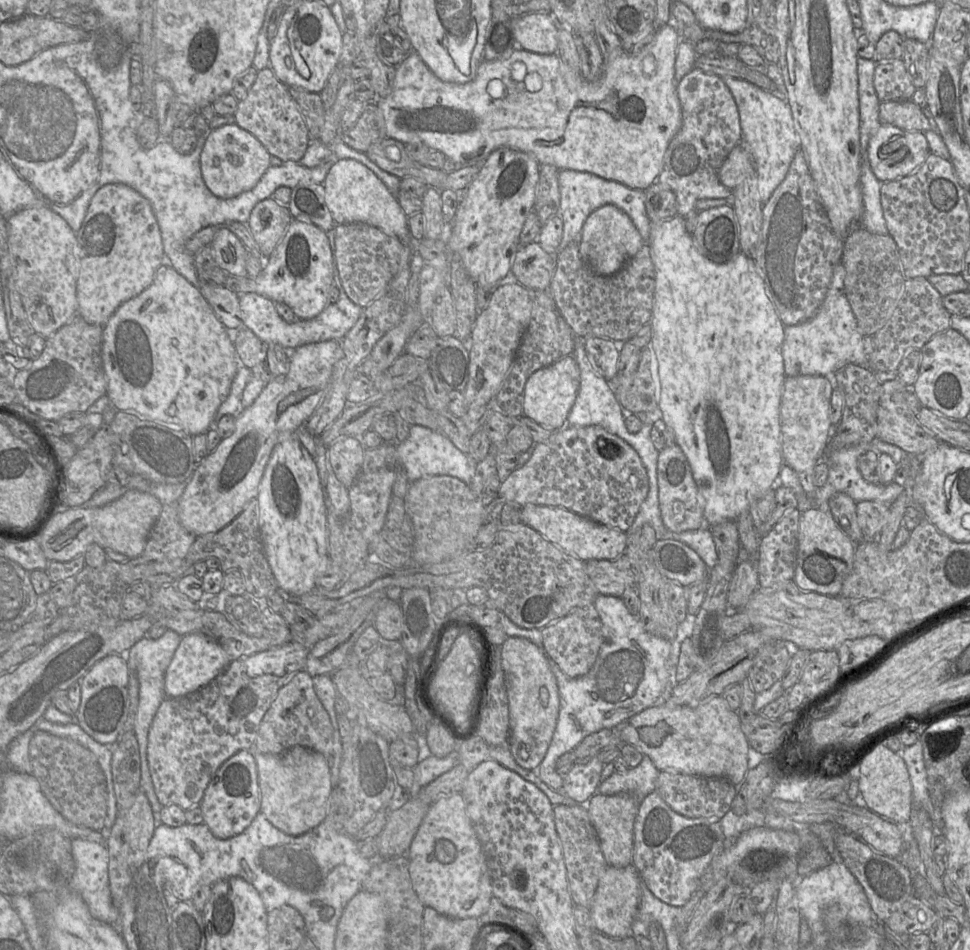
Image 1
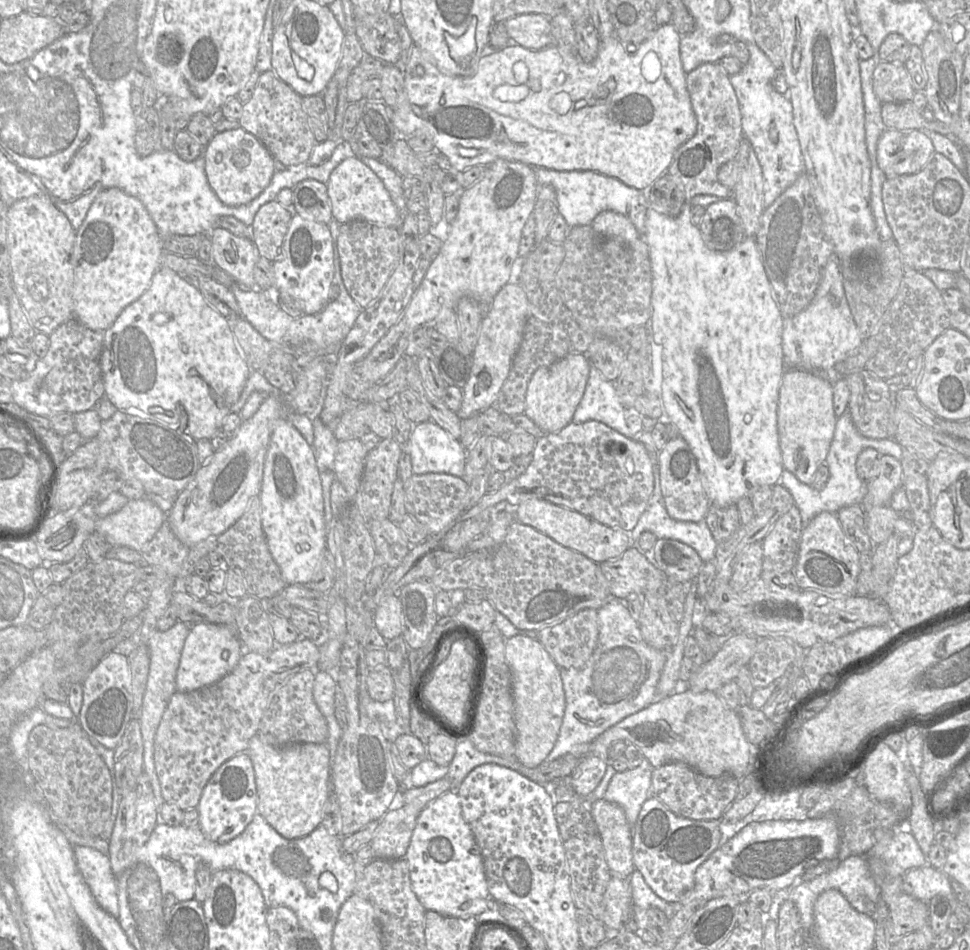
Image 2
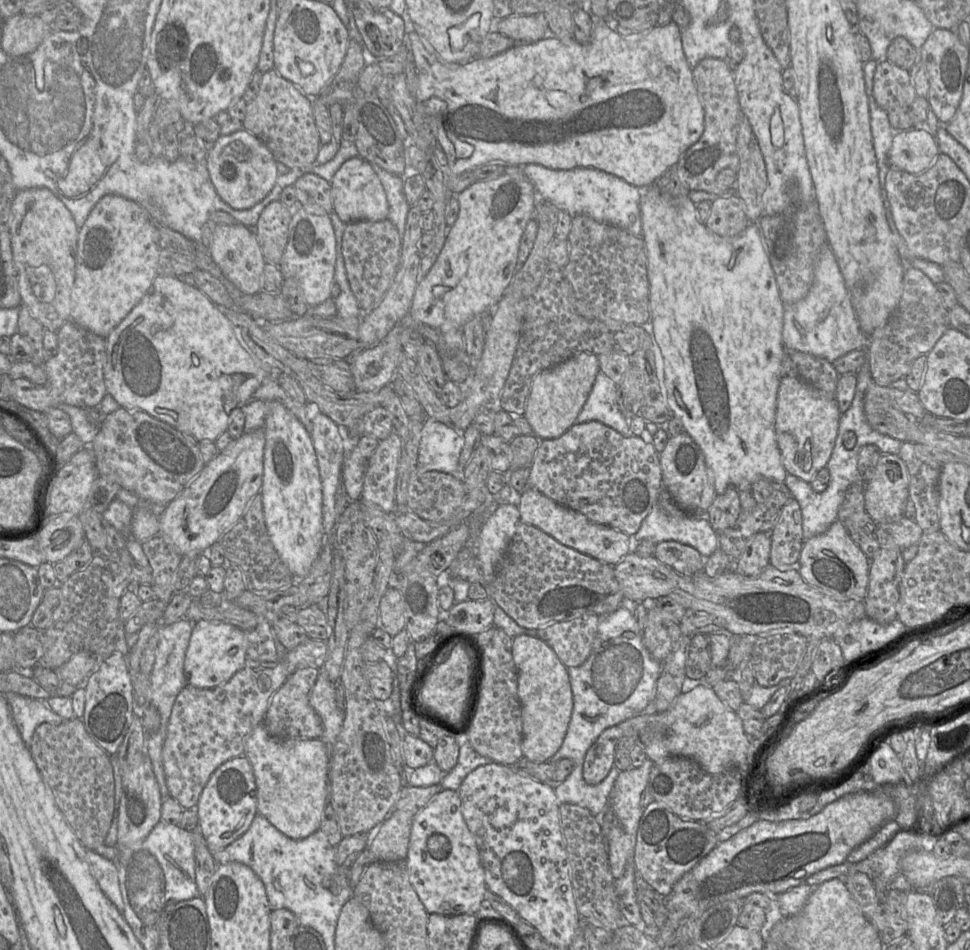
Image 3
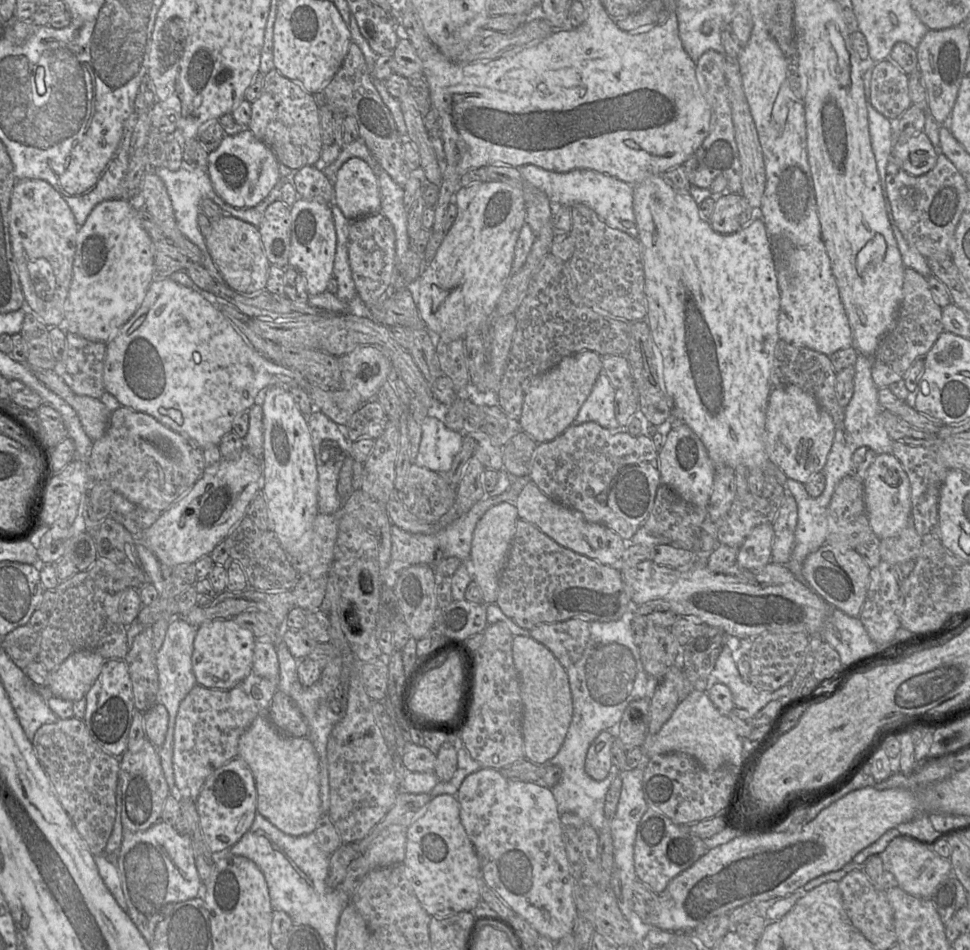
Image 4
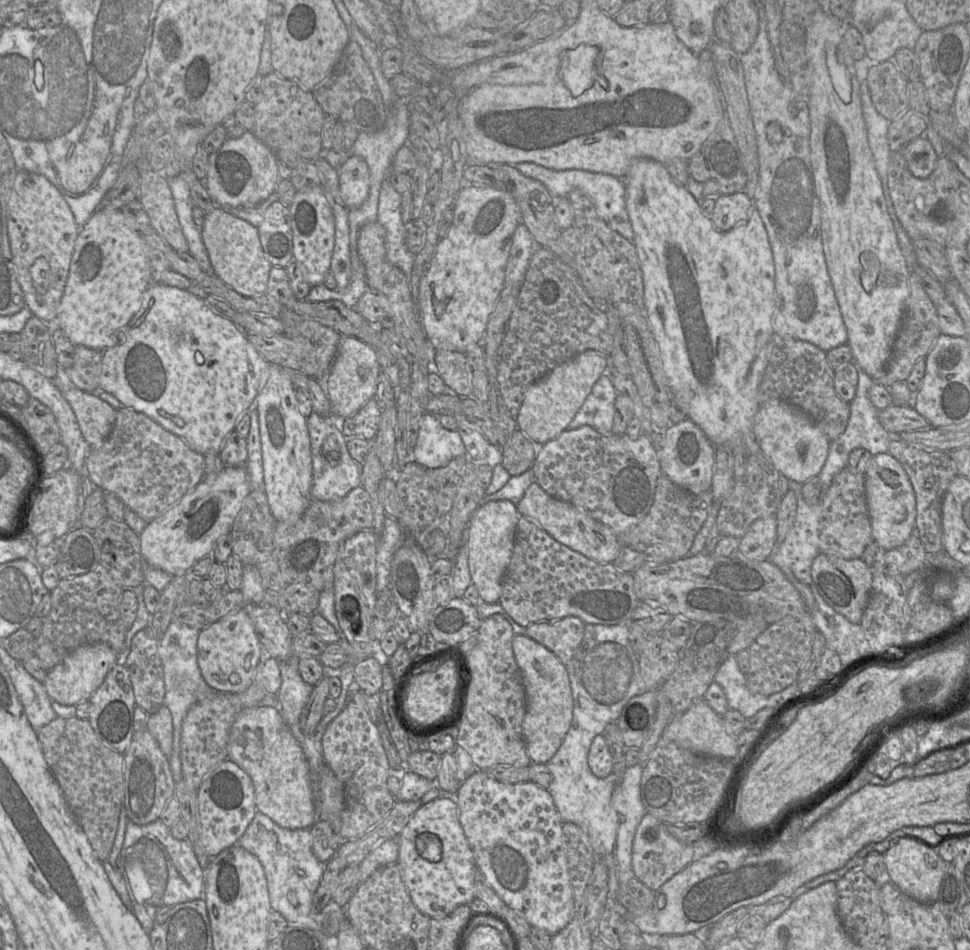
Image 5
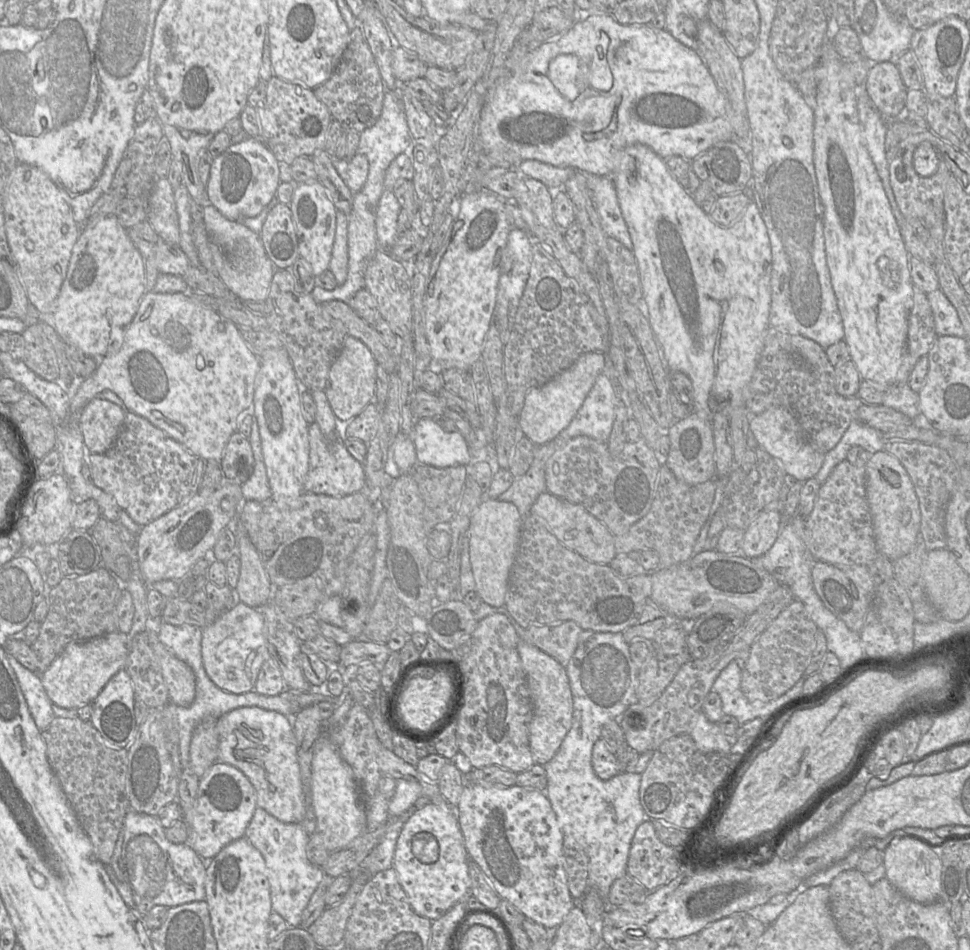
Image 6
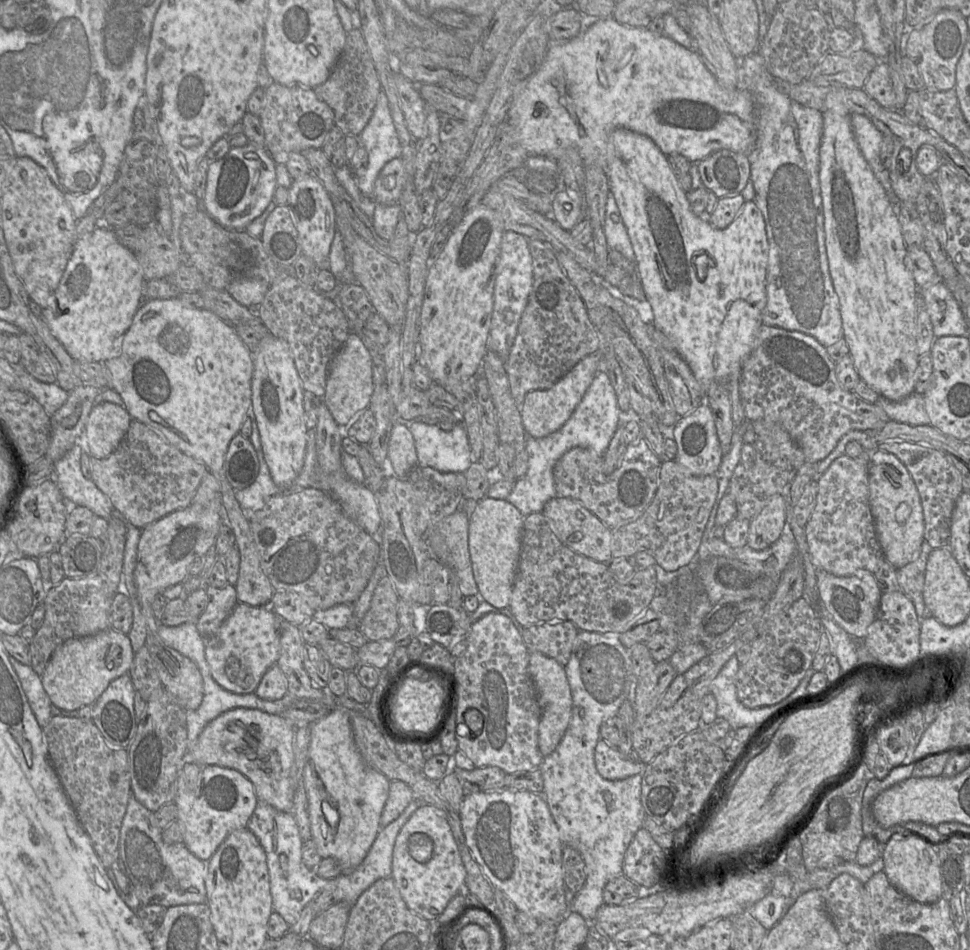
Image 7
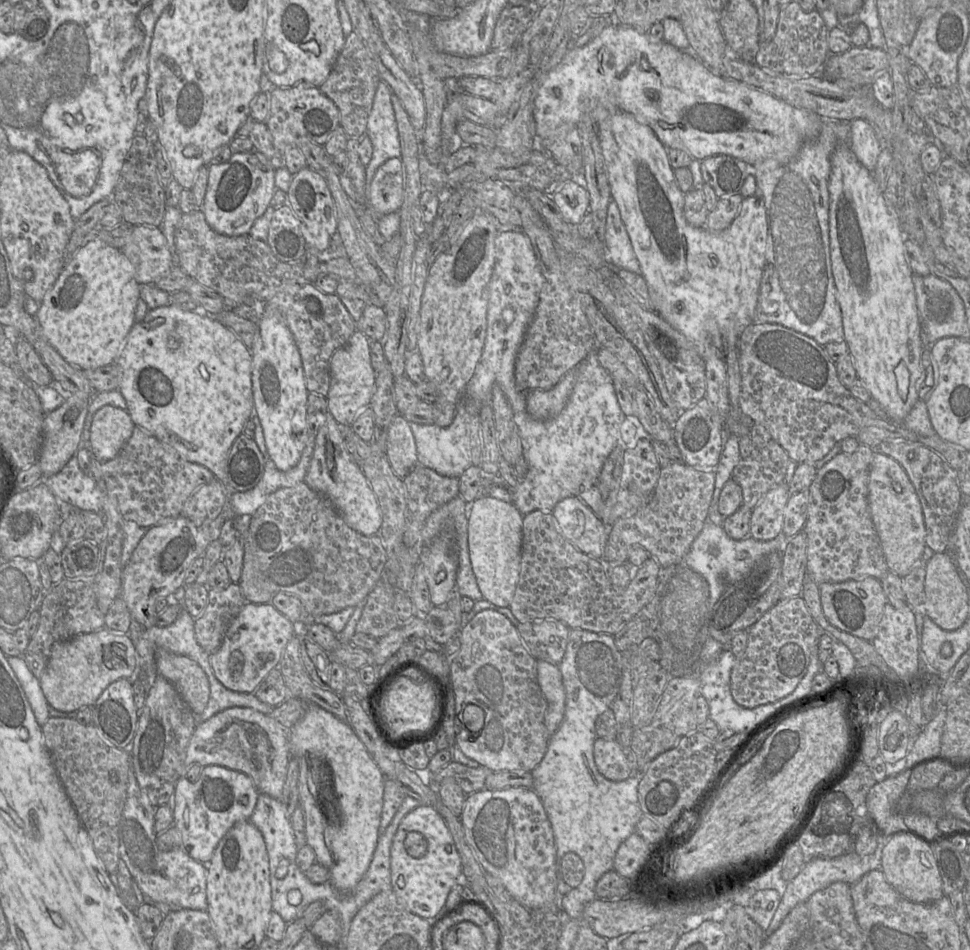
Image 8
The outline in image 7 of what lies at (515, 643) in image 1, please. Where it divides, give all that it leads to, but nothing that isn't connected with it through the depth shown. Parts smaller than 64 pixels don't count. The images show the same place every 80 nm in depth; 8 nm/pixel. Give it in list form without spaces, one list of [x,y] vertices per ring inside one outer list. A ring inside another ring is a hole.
[[[539,652],[529,654],[528,672],[533,681],[541,708],[538,747],[543,757],[551,754],[563,738],[572,714],[572,695],[564,666]]]

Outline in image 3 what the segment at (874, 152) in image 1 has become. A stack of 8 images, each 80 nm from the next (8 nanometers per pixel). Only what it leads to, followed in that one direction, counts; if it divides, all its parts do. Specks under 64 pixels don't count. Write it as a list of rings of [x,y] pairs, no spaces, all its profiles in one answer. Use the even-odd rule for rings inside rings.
[[[925,127],[896,131],[888,152],[890,166],[911,174],[926,171],[939,153],[935,137]]]

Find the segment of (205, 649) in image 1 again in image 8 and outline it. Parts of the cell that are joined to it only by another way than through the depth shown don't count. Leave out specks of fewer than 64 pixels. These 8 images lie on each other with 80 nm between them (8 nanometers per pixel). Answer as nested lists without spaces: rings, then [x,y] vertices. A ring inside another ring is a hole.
[[[247,602],[227,629],[218,650],[209,655],[214,675],[227,689],[254,693],[269,672],[279,666],[287,643],[296,635],[297,626],[272,604]]]

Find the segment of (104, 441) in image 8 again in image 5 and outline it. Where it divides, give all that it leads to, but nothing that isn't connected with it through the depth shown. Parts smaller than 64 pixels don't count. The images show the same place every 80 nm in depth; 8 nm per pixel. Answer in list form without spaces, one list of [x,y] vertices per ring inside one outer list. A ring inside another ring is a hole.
[[[78,388],[62,391],[77,418],[82,435],[91,448],[102,446],[108,438],[116,419],[117,410],[96,393]]]

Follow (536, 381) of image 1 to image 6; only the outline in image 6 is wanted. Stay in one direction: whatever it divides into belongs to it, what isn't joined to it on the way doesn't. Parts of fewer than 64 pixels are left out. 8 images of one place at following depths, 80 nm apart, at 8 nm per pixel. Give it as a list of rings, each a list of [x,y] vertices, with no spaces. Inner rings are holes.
[[[587,352],[580,355],[566,370],[546,384],[531,388],[525,396],[524,406],[517,417],[523,435],[535,446],[554,440],[570,424],[598,375],[605,371],[606,354]]]

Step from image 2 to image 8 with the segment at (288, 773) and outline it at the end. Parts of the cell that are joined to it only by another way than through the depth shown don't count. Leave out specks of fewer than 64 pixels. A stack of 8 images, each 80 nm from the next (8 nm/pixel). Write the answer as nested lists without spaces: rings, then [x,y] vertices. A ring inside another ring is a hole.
[[[231,707],[196,725],[186,749],[183,770],[199,764],[241,771],[251,777],[259,793],[280,799],[290,758],[289,729],[255,709]]]

